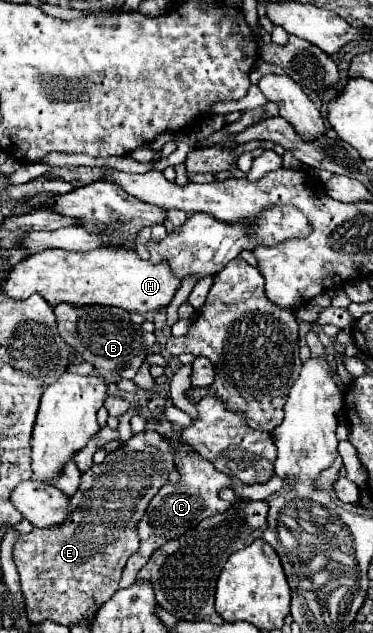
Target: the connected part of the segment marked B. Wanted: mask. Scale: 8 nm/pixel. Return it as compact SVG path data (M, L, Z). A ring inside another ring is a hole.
M59 304L53 308L61 338L87 362L91 362L107 382L133 378L147 354L145 330L129 320L129 312L113 306L73 306Z

